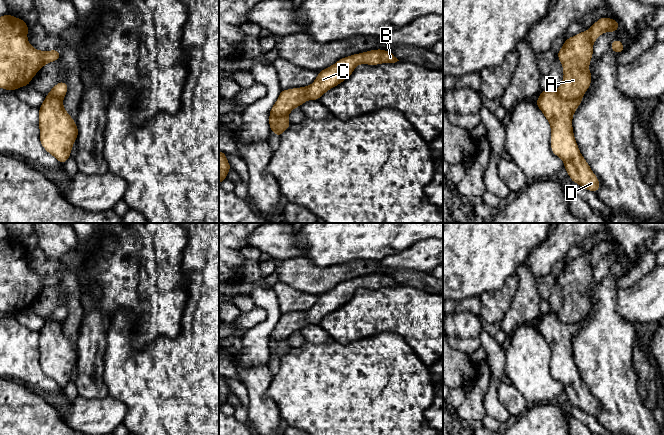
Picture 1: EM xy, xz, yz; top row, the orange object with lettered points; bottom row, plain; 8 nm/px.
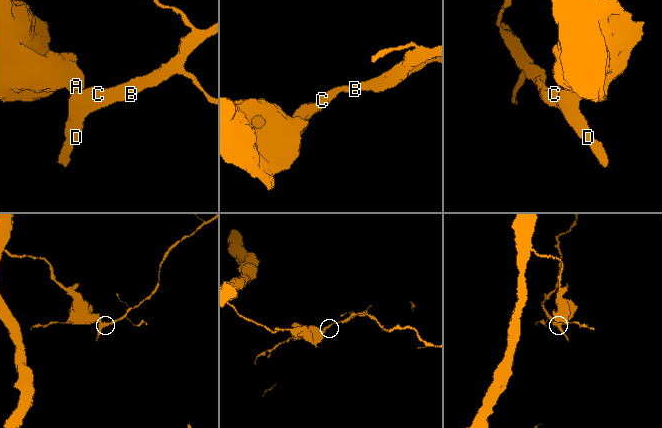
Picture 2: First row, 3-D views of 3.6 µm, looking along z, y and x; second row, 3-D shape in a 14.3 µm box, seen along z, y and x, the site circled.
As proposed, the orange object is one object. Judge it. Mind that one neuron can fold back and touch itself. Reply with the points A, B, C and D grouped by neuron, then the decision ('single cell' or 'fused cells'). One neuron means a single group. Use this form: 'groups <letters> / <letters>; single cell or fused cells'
groups A / B C D; fused cells

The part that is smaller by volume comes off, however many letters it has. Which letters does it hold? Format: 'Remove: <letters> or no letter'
Remove: B, C, D

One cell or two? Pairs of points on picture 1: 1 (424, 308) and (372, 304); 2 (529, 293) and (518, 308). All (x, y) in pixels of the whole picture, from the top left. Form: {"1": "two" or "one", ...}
{"1": "one", "2": "one"}

